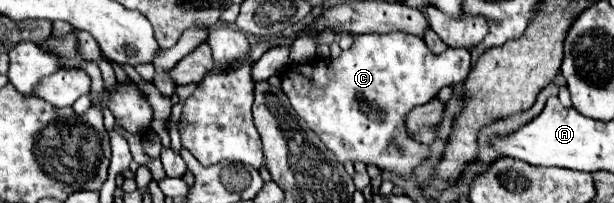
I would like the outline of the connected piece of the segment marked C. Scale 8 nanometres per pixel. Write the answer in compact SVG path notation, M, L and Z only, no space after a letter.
M404 32L390 34L358 34L350 50L338 58L322 58L310 64L290 66L282 72L282 90L296 108L296 114L308 124L308 128L326 144L340 164L364 162L374 164L382 172L412 180L416 168L428 160L430 148L416 142L406 128L406 116L412 108L428 102L440 88L466 80L470 72L470 52L466 48L448 48L444 54L432 54L420 36L408 36Z

